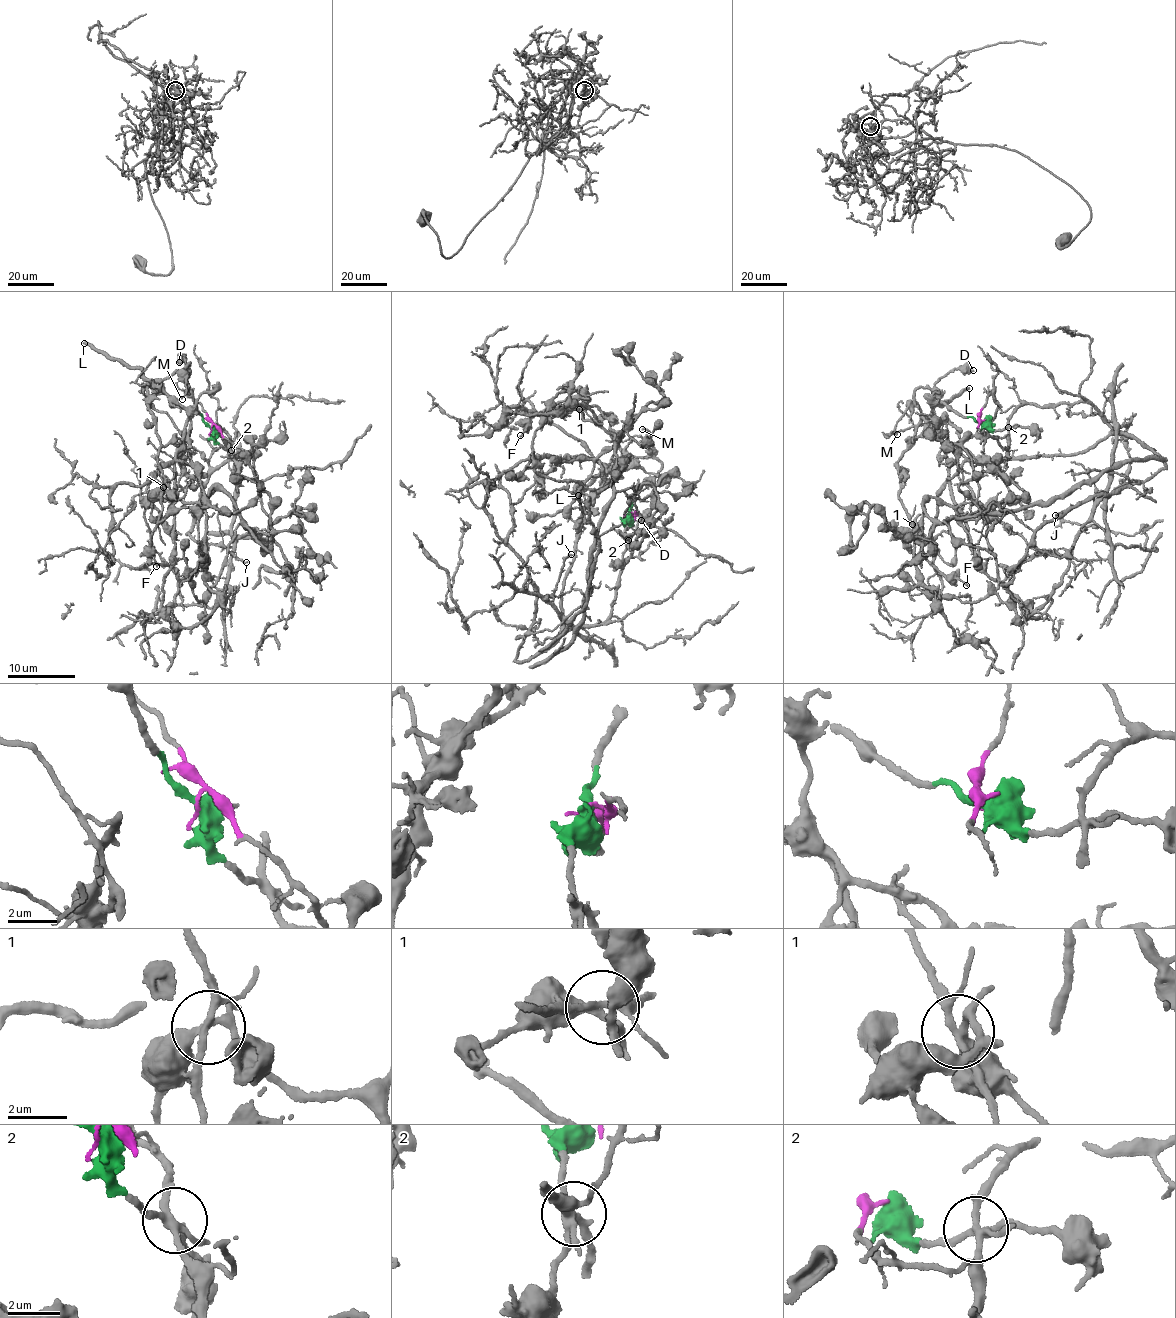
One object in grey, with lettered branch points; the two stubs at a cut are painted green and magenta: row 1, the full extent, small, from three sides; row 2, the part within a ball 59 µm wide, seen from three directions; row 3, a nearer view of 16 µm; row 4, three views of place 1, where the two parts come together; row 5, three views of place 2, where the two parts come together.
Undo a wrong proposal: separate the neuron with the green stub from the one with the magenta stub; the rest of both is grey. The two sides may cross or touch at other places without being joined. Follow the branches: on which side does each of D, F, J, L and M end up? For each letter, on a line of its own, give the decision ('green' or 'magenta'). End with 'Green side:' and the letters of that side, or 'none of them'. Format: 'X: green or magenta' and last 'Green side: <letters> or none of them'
D: green
F: green
J: magenta
L: green
M: green
Green side: D, F, L, M

